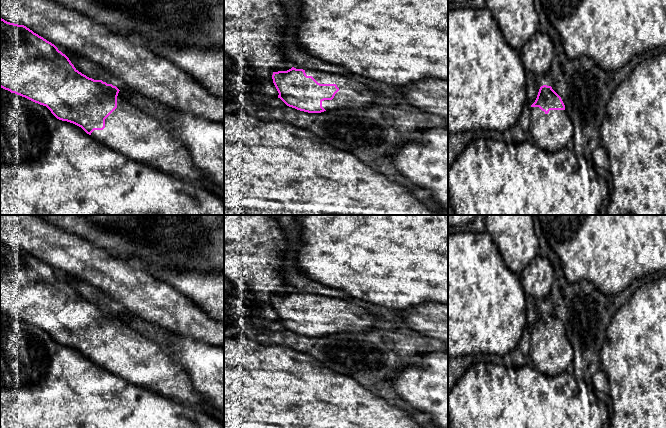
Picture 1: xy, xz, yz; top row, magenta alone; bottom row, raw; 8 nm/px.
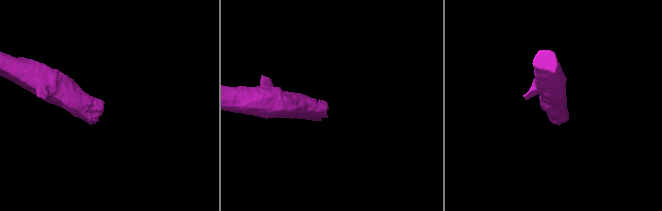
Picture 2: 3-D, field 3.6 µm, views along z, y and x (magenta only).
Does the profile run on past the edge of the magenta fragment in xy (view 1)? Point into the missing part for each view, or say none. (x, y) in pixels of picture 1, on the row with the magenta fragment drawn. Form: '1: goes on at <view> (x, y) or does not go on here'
1: goes on at xy (129, 131)

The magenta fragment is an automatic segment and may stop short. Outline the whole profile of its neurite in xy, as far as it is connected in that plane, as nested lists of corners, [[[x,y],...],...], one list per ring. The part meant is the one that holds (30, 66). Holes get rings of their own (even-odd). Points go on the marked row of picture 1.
[[[0,18],[0,87],[46,106],[59,120],[81,127],[95,140],[110,149],[158,171],[197,184],[207,174],[194,165],[188,147],[179,142],[161,121],[140,111],[116,86],[94,80],[79,72],[69,58],[43,37],[24,25],[10,23]]]

